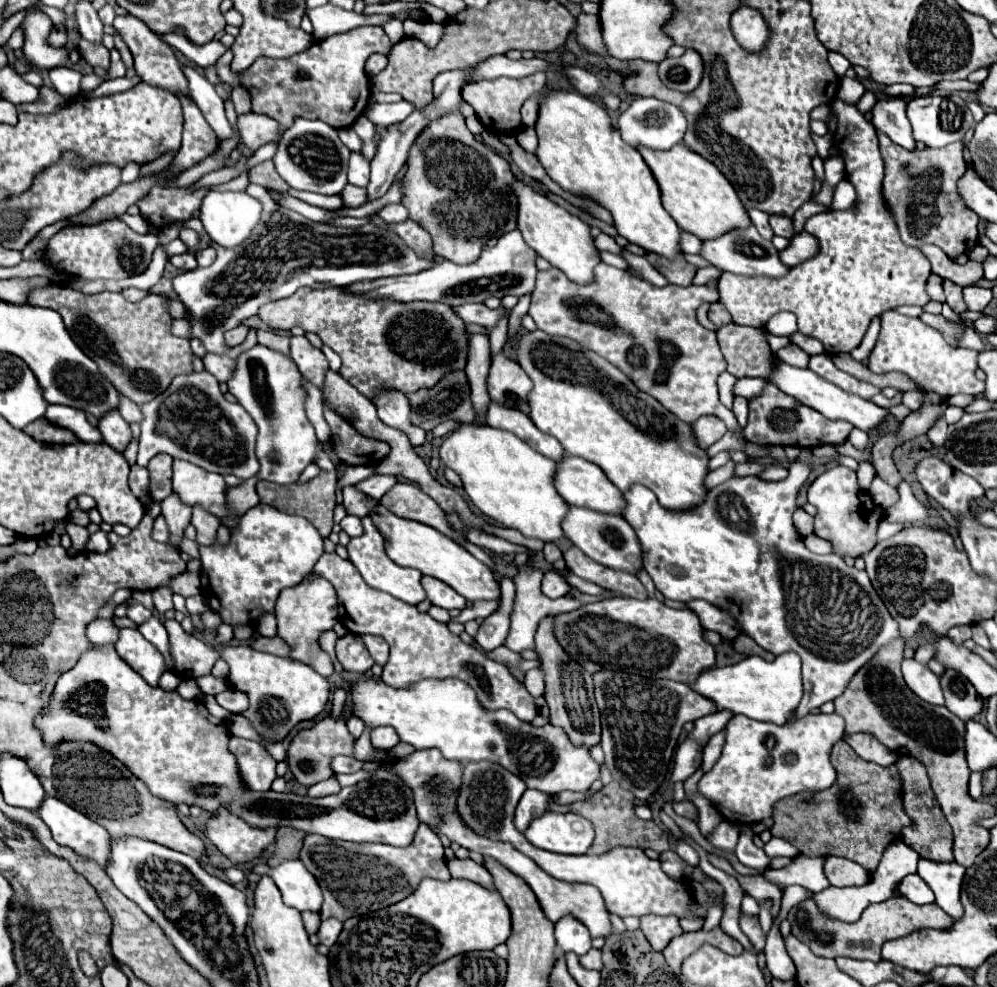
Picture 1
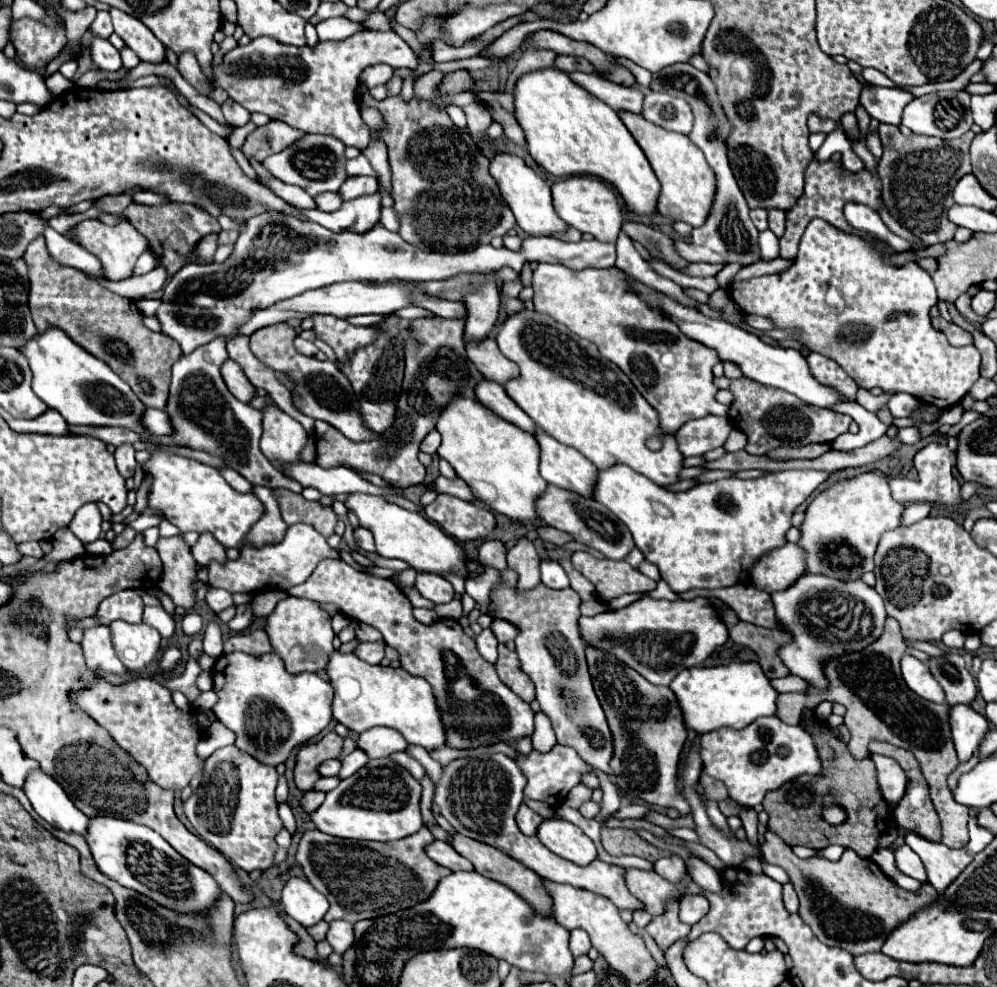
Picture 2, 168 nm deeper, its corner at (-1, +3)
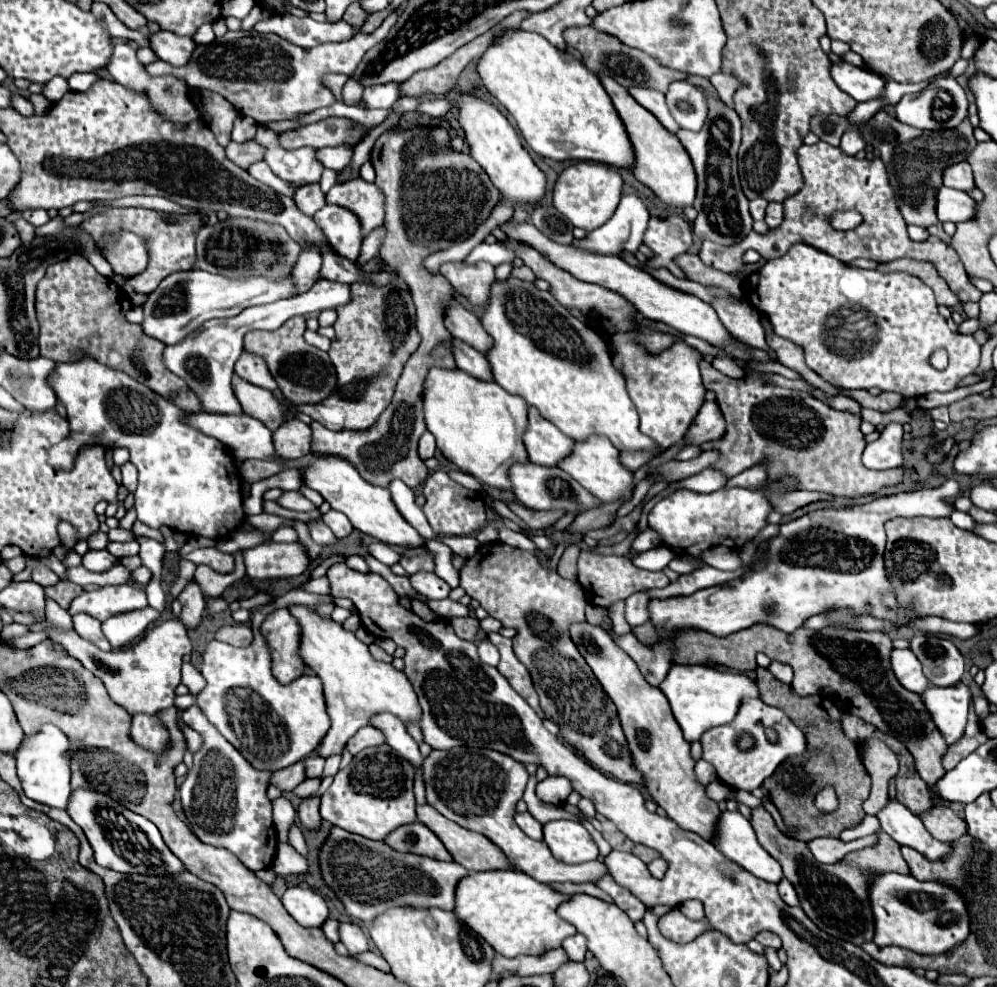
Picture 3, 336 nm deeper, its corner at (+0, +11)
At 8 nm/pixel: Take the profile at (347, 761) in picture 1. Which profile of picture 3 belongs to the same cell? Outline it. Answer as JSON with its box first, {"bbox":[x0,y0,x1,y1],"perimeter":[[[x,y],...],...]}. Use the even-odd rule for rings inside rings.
{"bbox":[305,755,325,777],"perimeter":[[[319,755],[307,757],[307,759],[305,759],[305,771],[307,771],[307,777],[321,777],[323,767],[325,767],[325,759],[319,757]]]}

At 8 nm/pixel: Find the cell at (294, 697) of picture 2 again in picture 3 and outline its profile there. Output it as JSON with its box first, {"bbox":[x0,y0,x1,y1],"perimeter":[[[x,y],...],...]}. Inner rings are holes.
{"bbox":[197,619,331,771],"perimeter":[[[253,619],[253,633],[255,639],[249,647],[231,647],[221,641],[211,641],[203,653],[203,667],[201,673],[207,679],[205,689],[197,695],[197,705],[205,711],[207,719],[219,729],[219,733],[235,747],[239,753],[257,769],[277,771],[289,767],[305,755],[309,755],[319,741],[325,737],[331,721],[325,711],[323,689],[317,675],[301,675],[297,681],[281,685],[273,671],[271,671],[271,653],[265,637],[261,635],[261,619]]]}

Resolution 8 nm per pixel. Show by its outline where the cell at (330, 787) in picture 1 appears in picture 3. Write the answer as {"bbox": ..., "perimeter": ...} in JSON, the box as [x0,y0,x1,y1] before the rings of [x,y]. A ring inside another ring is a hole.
{"bbox":[299,795,321,829],"perimeter":[[[311,795],[311,797],[305,797],[299,805],[299,821],[309,827],[309,829],[317,829],[319,823],[321,823],[321,815],[319,815],[319,797],[317,795]]]}

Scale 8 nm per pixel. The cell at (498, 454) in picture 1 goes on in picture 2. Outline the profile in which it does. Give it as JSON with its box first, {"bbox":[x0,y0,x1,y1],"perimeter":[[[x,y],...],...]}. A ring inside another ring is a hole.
{"bbox":[436,397,546,521],"perimeter":[[[470,397],[452,399],[440,413],[436,431],[442,435],[438,455],[446,459],[464,479],[474,497],[490,509],[504,513],[516,521],[534,521],[536,511],[532,501],[546,489],[546,481],[538,473],[540,447],[532,433],[518,429],[506,419],[492,413],[488,407]]]}

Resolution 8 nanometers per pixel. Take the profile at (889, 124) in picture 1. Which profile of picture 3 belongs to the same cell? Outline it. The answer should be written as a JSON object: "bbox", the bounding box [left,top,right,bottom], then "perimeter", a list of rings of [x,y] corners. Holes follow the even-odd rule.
{"bbox":[831,61,885,101],"perimeter":[[[841,61],[831,67],[831,75],[835,83],[845,93],[849,93],[855,101],[871,101],[871,99],[883,97],[885,79],[871,71],[865,71],[865,69],[859,69]]]}

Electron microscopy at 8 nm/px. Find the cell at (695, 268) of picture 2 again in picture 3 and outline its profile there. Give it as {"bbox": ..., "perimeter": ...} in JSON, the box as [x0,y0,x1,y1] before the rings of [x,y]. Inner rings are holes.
{"bbox":[699,141,981,303],"perimeter":[[[819,141],[815,145],[801,145],[797,151],[797,159],[799,159],[799,167],[801,167],[801,173],[805,179],[805,187],[799,193],[795,193],[783,201],[785,221],[781,223],[781,227],[771,229],[765,235],[751,231],[745,237],[745,241],[741,241],[739,245],[731,245],[731,247],[723,247],[713,241],[703,241],[703,245],[699,249],[699,257],[705,265],[719,269],[723,273],[735,273],[735,271],[741,271],[741,267],[743,267],[741,257],[747,249],[759,251],[763,259],[775,259],[775,257],[781,257],[783,253],[787,253],[787,249],[793,243],[805,241],[825,253],[831,253],[833,257],[837,257],[845,263],[849,263],[857,257],[877,259],[881,263],[893,261],[899,257],[931,261],[933,265],[937,265],[941,277],[949,283],[949,287],[959,295],[961,303],[979,301],[981,291],[971,283],[971,279],[967,277],[967,273],[963,269],[963,263],[959,261],[957,253],[949,245],[945,245],[941,239],[937,239],[933,235],[923,243],[915,243],[909,239],[907,227],[905,227],[903,217],[895,203],[893,189],[887,181],[885,165],[879,157],[859,161],[859,159],[843,153],[839,147]],[[853,209],[863,215],[863,223],[849,231],[833,229],[833,225],[829,221],[831,213],[853,211]]]}

